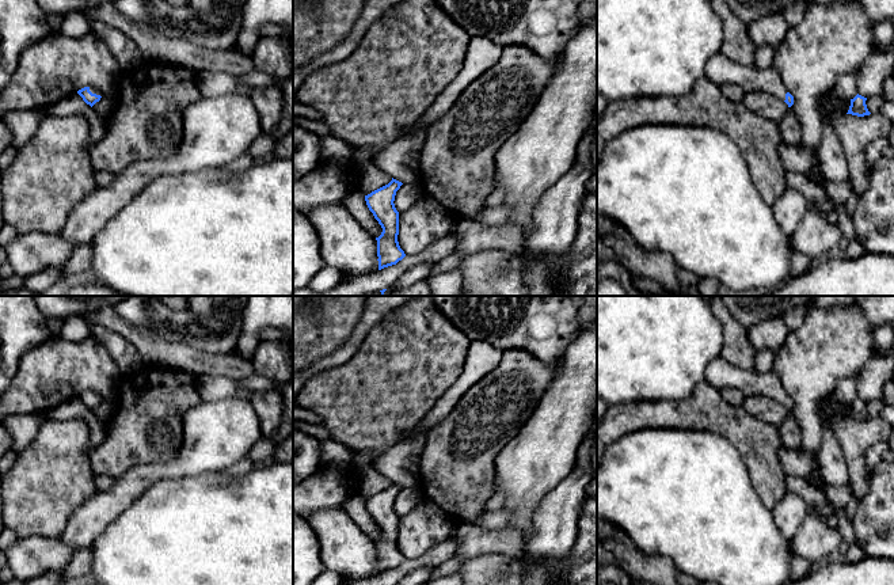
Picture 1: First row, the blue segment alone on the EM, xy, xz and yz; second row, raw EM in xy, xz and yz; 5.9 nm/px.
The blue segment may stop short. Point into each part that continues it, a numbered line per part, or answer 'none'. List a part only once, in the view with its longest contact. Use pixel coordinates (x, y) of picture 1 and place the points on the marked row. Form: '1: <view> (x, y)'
none

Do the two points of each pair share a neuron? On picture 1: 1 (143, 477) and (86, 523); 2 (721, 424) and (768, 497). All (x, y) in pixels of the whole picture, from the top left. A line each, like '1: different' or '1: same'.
1: same
2: same

